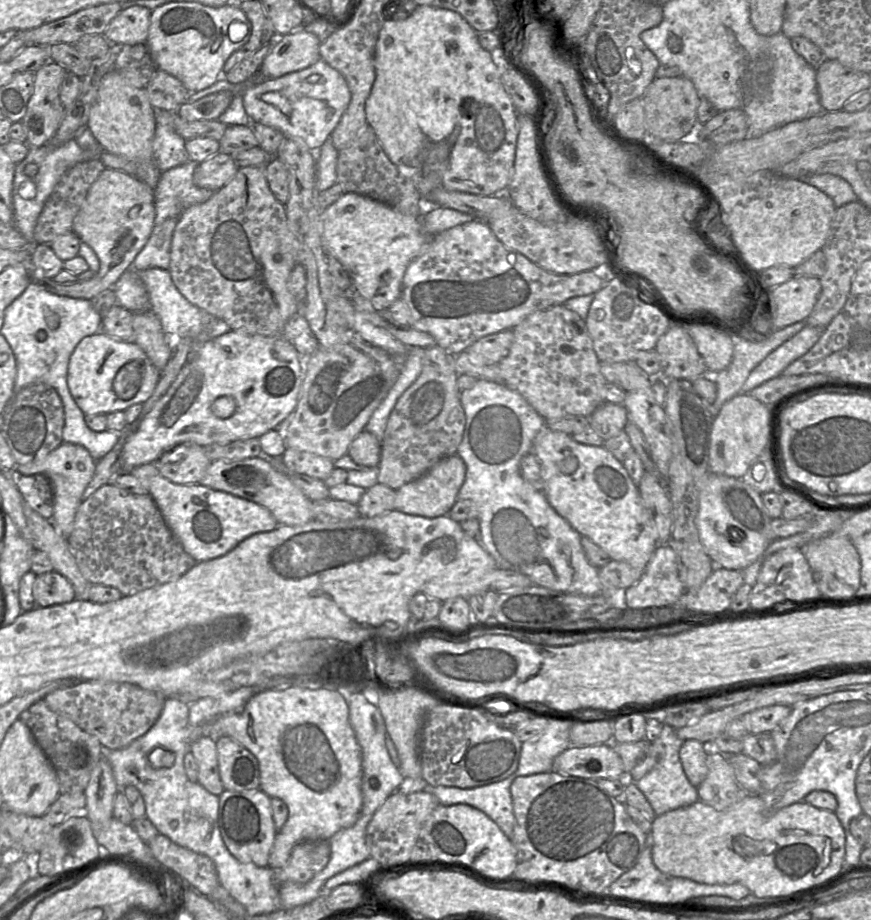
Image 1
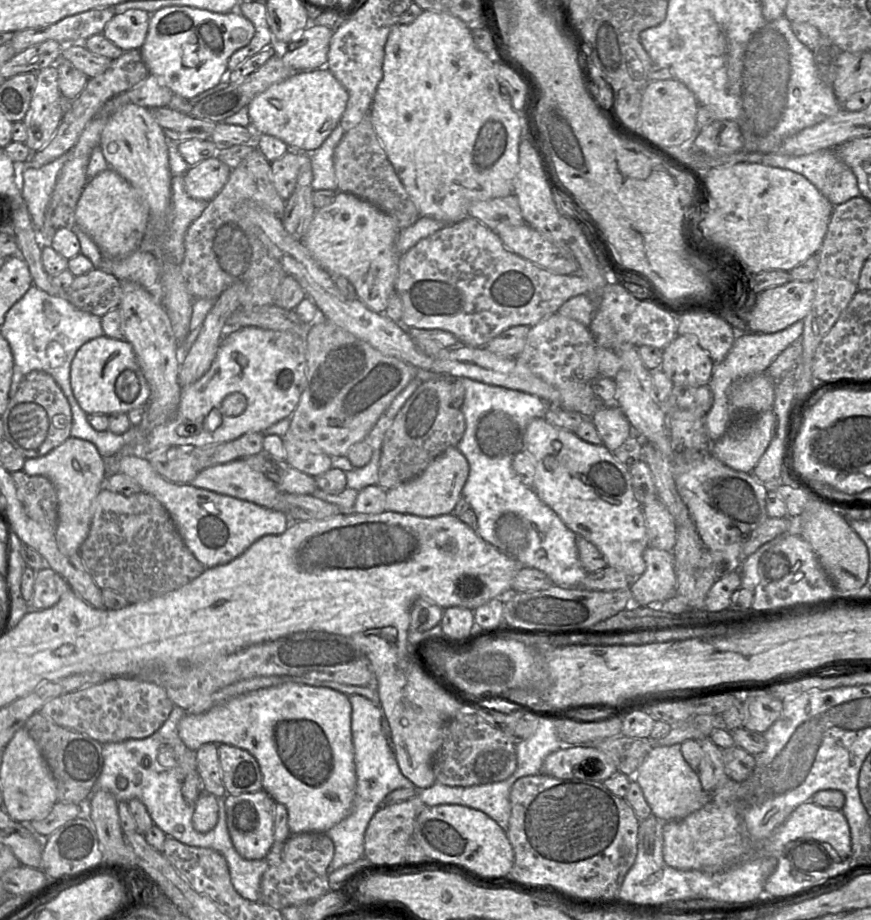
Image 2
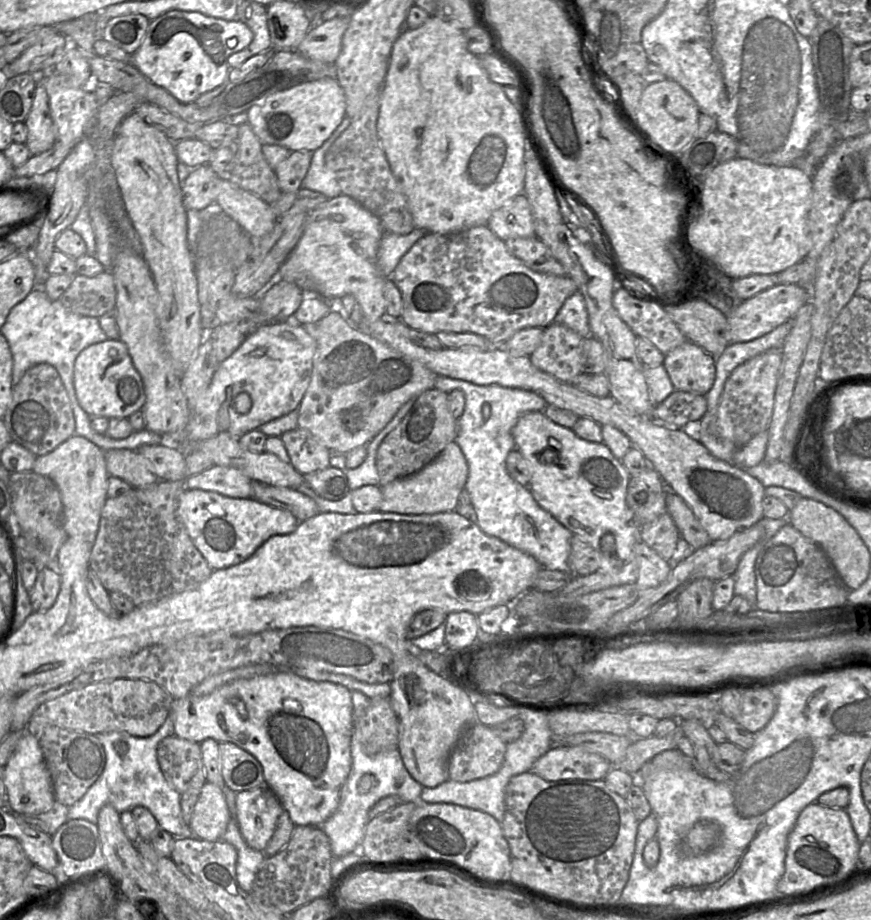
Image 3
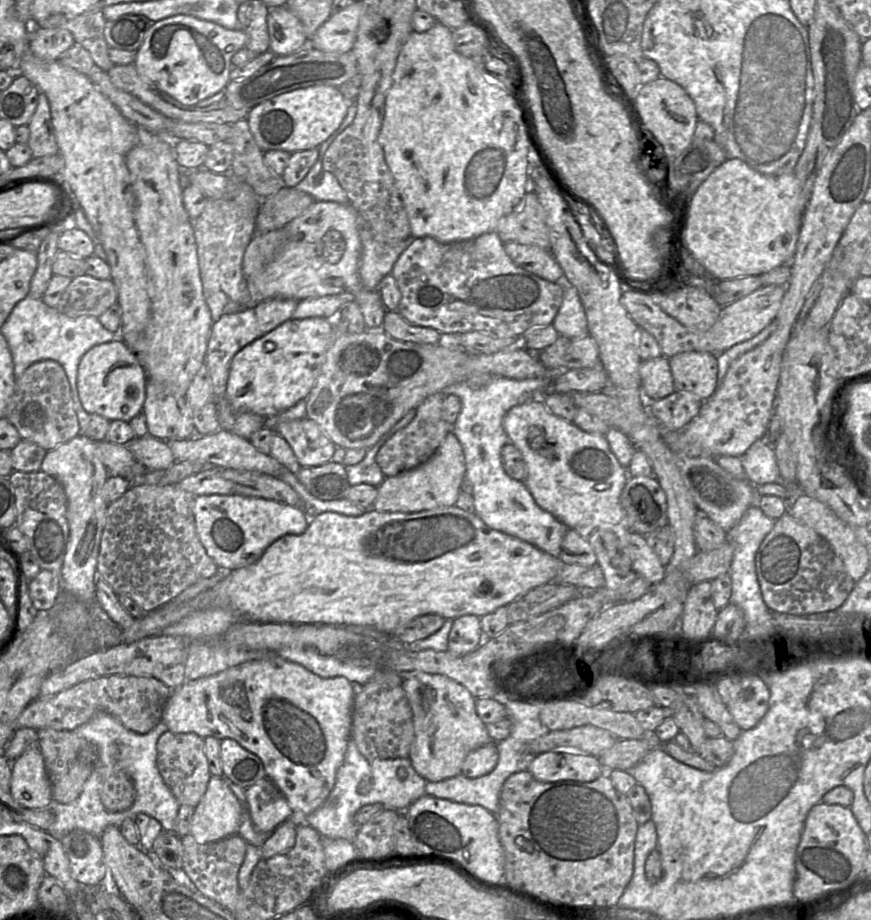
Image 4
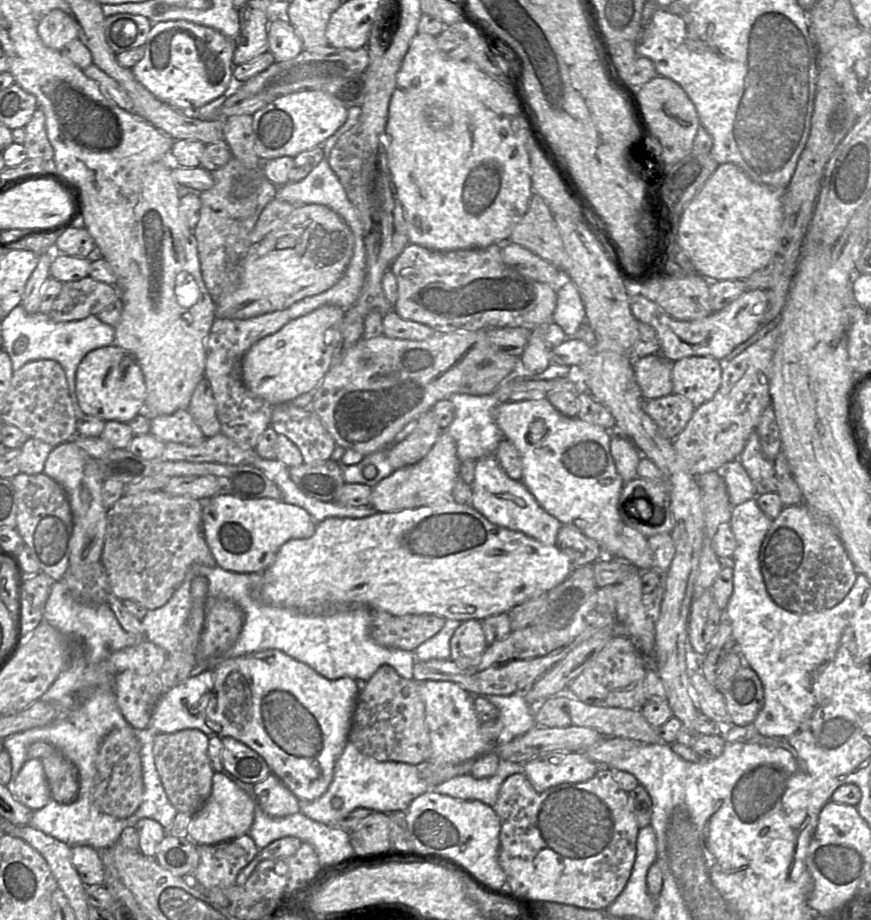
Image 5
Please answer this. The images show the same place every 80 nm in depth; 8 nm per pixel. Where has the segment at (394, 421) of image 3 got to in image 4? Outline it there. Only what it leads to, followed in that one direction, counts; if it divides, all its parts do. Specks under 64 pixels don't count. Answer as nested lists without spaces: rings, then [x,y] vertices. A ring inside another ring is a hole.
[[[415,409],[407,412],[381,439],[367,450],[364,459],[356,465],[345,466],[348,482],[350,486],[359,484],[368,484],[379,487],[384,481],[385,476],[376,463],[376,455],[379,449],[389,440],[396,432],[407,426],[415,417]]]

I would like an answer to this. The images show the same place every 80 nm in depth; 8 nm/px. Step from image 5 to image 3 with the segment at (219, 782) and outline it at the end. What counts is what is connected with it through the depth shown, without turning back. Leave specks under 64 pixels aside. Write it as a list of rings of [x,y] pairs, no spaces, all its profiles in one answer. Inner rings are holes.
[[[206,782],[195,804],[189,823],[193,836],[209,842],[221,840],[230,820],[230,811],[222,789]]]

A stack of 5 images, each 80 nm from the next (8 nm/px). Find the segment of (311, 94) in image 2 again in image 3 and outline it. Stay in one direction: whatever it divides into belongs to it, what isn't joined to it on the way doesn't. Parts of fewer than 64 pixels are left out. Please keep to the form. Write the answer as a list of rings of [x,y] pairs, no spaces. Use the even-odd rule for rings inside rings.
[[[335,78],[304,82],[268,96],[247,111],[248,124],[262,144],[279,145],[290,151],[313,152],[345,117],[346,97]]]

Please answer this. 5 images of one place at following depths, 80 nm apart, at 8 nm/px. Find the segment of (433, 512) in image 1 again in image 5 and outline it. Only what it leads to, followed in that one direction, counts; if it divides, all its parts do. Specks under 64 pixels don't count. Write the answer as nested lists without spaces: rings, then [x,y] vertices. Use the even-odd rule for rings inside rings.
[[[443,432],[421,461],[395,470],[373,488],[370,506],[377,512],[387,513],[430,506],[449,499],[459,478],[460,466],[455,440]]]

